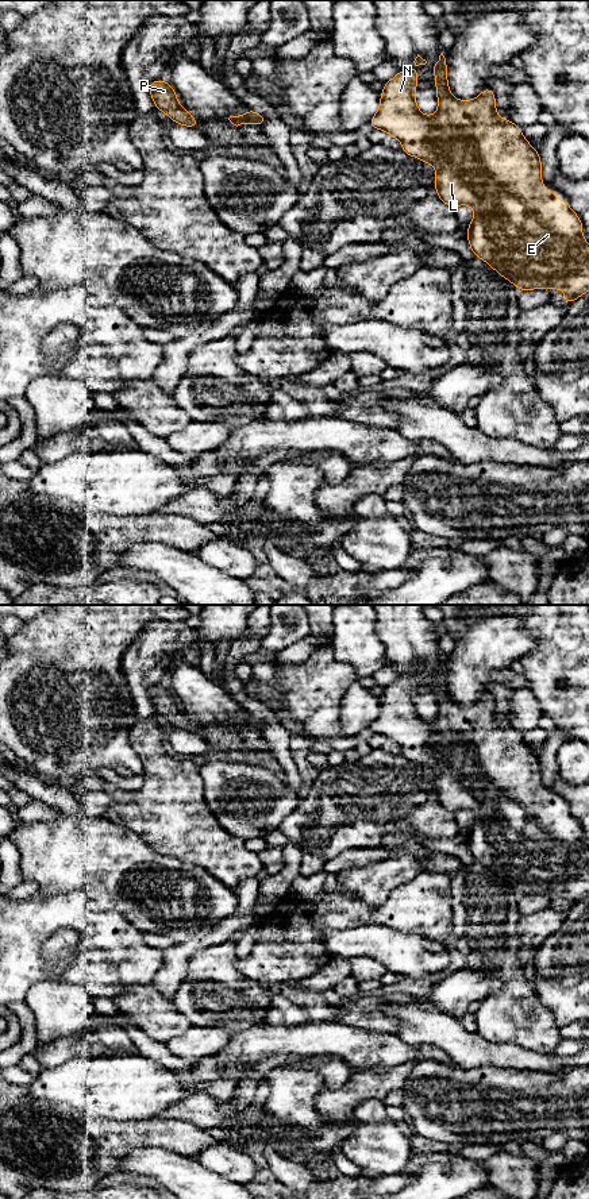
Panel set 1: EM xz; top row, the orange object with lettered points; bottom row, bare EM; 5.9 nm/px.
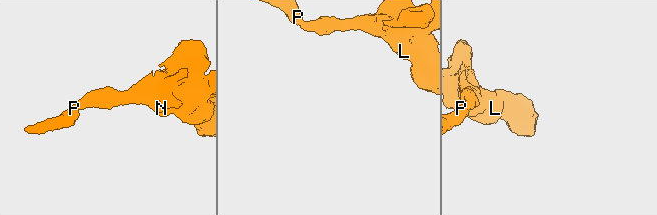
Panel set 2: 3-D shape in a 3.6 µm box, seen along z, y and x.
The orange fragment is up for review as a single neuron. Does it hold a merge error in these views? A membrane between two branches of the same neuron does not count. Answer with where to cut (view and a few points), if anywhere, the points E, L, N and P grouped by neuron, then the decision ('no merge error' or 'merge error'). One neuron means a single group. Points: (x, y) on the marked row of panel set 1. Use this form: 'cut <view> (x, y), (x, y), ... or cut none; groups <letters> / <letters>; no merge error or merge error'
cut none; groups E L N P; no merge error

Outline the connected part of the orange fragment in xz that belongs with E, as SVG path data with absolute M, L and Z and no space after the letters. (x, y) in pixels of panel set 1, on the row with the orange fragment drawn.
M443 53L434 65L434 76L439 108L432 116L424 116L416 105L415 89L419 76L415 68L399 72L384 84L378 112L367 123L399 138L405 154L438 170L435 190L440 201L453 208L463 204L474 208L474 217L467 227L467 240L476 257L484 259L519 290L565 289L563 302L569 305L589 290L589 244L582 236L580 216L570 209L569 203L558 200L554 192L542 185L543 165L538 150L526 140L519 126L496 113L496 97L489 86L473 100L454 99L447 82Z

